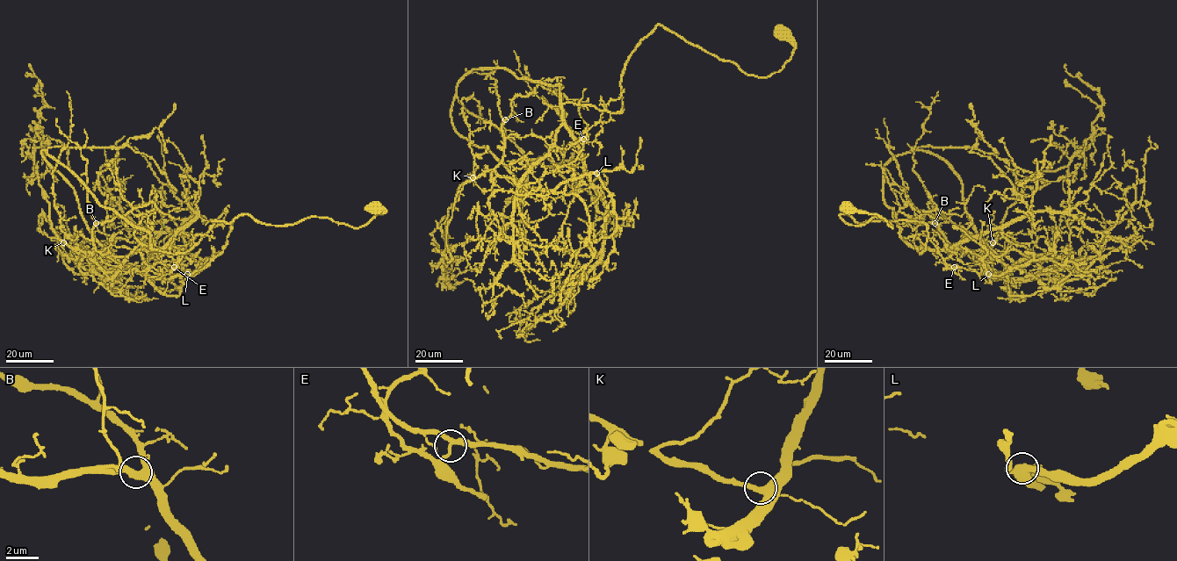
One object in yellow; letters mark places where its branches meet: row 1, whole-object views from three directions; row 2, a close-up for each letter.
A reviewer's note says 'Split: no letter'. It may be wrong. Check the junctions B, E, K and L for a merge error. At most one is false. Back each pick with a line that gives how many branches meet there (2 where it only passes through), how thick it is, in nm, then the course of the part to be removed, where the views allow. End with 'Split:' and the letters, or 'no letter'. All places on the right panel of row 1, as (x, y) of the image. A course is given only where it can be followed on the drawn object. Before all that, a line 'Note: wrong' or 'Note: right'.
Note: wrong
E: 3 branches meet; 240 nm thick; foreign part runs (955, 268), (999, 273), (985, 251), (1021, 188), (1041, 170), (1065, 167), (1093, 137), (1102, 100), (1065, 64)
Split: E

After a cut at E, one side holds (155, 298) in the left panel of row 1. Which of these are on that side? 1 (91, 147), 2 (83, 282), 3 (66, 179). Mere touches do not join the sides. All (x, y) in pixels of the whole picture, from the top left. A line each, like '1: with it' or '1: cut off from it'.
1: cut off from it
2: with it
3: cut off from it

